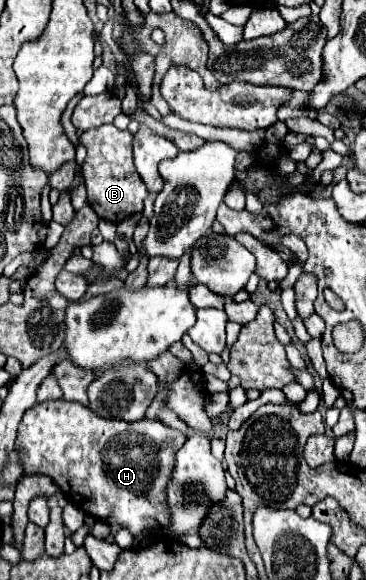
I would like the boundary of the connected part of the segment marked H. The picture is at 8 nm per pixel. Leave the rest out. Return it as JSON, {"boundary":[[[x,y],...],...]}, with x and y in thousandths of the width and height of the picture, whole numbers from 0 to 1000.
{"boundary":[[[175,688],[98,695],[60,719],[44,753],[44,774],[60,788],[71,819],[131,819],[175,850],[175,857],[219,881],[262,898],[295,905],[328,905],[361,922],[388,916],[459,912],[470,902],[470,881],[454,864],[454,843],[470,826],[481,778],[503,767],[508,753],[437,726],[366,726],[344,729],[328,722],[262,719],[235,698],[186,695]]]}

